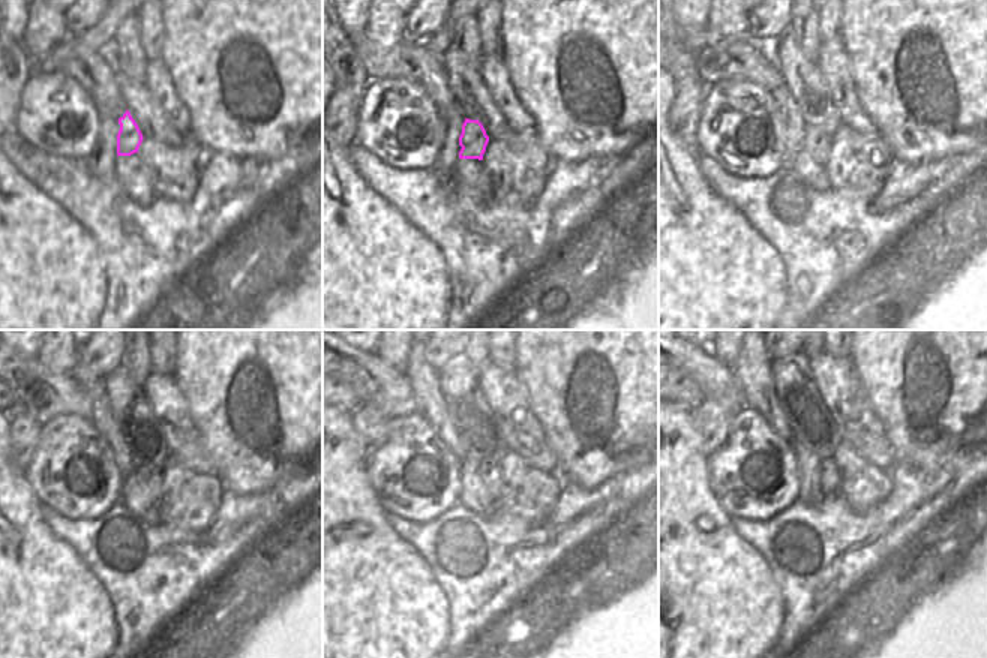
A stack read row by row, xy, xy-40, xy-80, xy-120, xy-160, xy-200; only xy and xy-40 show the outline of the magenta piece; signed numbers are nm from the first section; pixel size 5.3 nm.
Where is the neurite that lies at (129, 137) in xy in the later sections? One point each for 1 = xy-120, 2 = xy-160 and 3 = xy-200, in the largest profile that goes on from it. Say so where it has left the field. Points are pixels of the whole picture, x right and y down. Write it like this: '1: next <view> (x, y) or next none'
1: next xy-120 (149, 477)
2: next xy-160 (489, 472)
3: next xy-200 (828, 474)

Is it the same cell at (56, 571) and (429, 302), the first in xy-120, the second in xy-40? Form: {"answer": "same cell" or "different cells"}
{"answer": "same cell"}

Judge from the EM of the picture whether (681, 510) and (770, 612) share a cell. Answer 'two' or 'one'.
one

